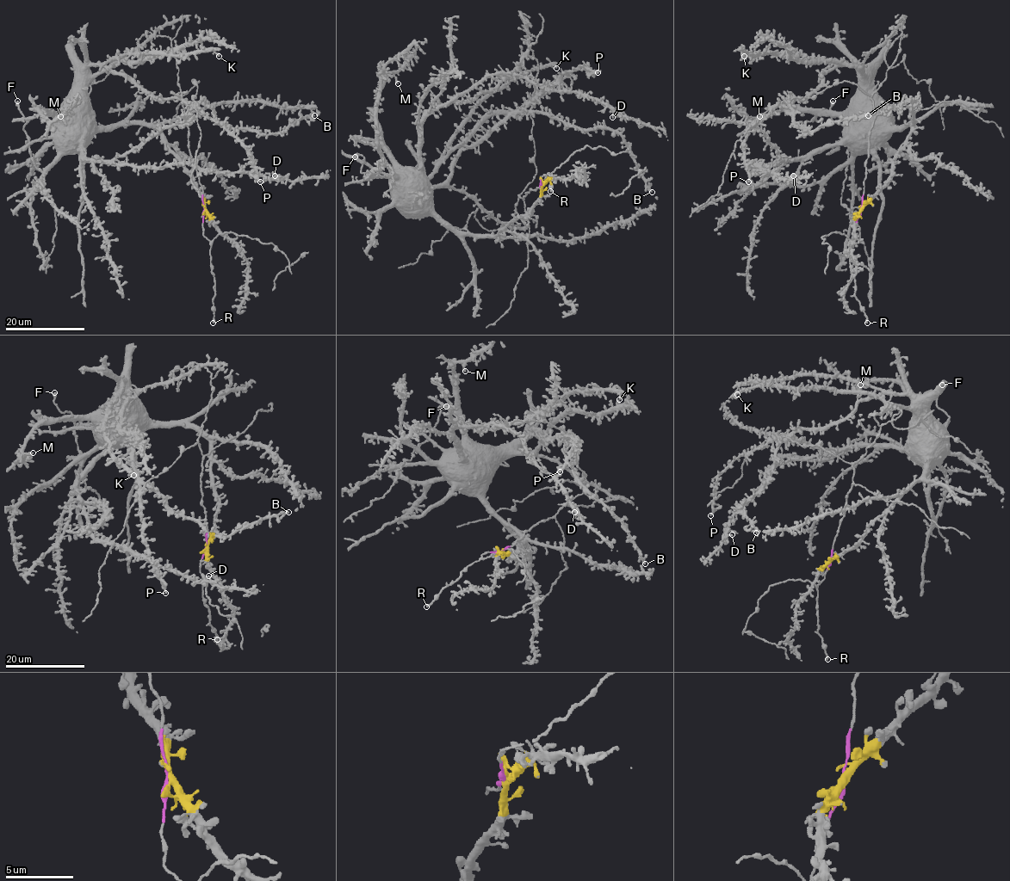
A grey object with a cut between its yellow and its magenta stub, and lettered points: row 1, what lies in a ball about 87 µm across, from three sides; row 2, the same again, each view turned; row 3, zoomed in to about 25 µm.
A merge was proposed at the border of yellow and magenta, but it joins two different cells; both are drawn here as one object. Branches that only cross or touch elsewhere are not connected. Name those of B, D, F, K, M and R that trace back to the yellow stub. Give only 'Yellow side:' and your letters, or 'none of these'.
Yellow side: B, D, F, K, M

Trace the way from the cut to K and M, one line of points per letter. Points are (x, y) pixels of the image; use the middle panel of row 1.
K: (542, 184), (542, 198), (494, 235), (449, 230), (426, 207), (424, 182), (486, 96), (530, 70), (556, 68)
M: (542, 184), (542, 198), (494, 235), (451, 230), (382, 139), (375, 101), (390, 74), (398, 83)

